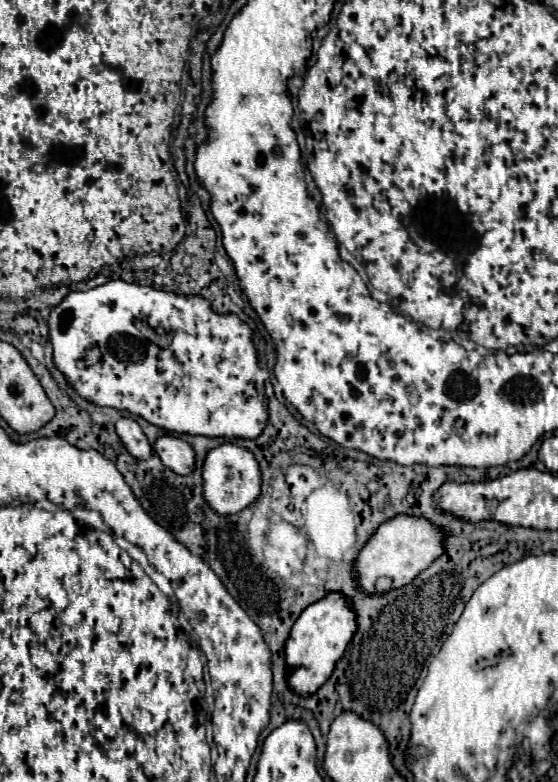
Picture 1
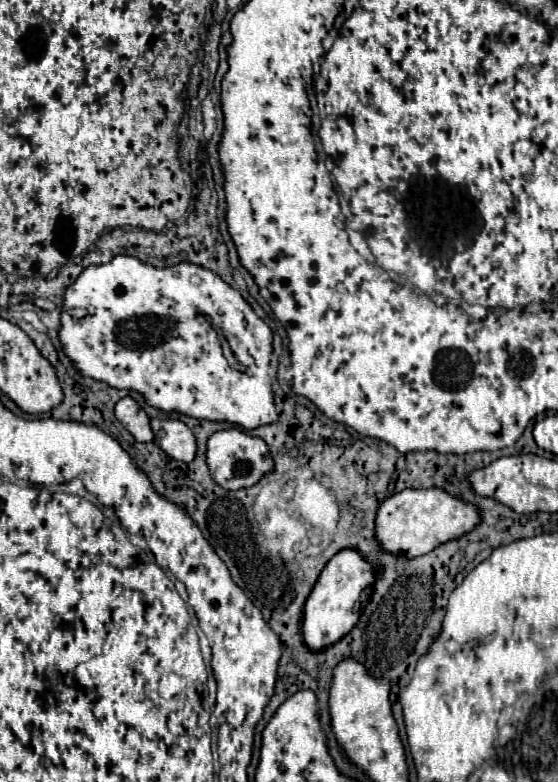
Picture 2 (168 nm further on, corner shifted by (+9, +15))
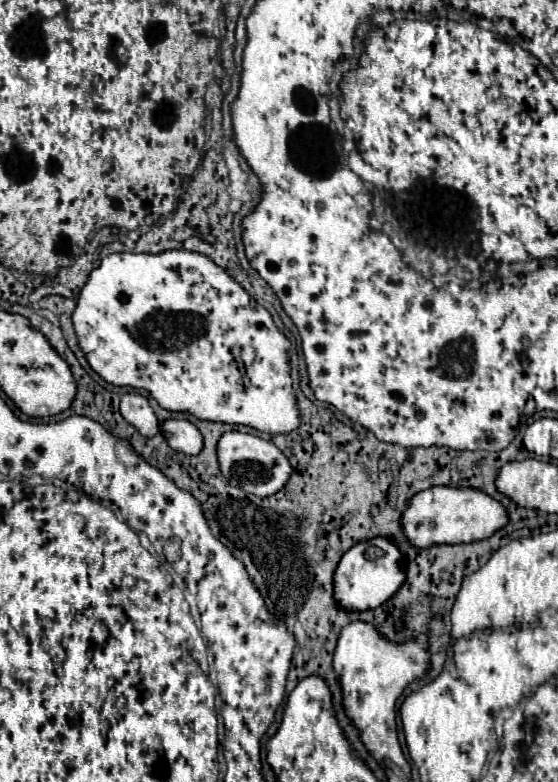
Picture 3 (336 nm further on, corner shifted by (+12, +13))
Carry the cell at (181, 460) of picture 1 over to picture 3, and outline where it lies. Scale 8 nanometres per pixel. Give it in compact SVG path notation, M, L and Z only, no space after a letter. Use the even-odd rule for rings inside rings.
M166 420L166 422L162 422L162 434L164 434L168 446L176 452L182 452L182 454L194 456L204 446L202 434L188 420Z

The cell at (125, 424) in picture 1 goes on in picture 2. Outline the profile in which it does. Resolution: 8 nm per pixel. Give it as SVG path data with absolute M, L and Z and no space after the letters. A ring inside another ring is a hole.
M125 396L117 402L115 414L119 422L135 436L137 442L151 442L155 438L147 412L131 396Z

